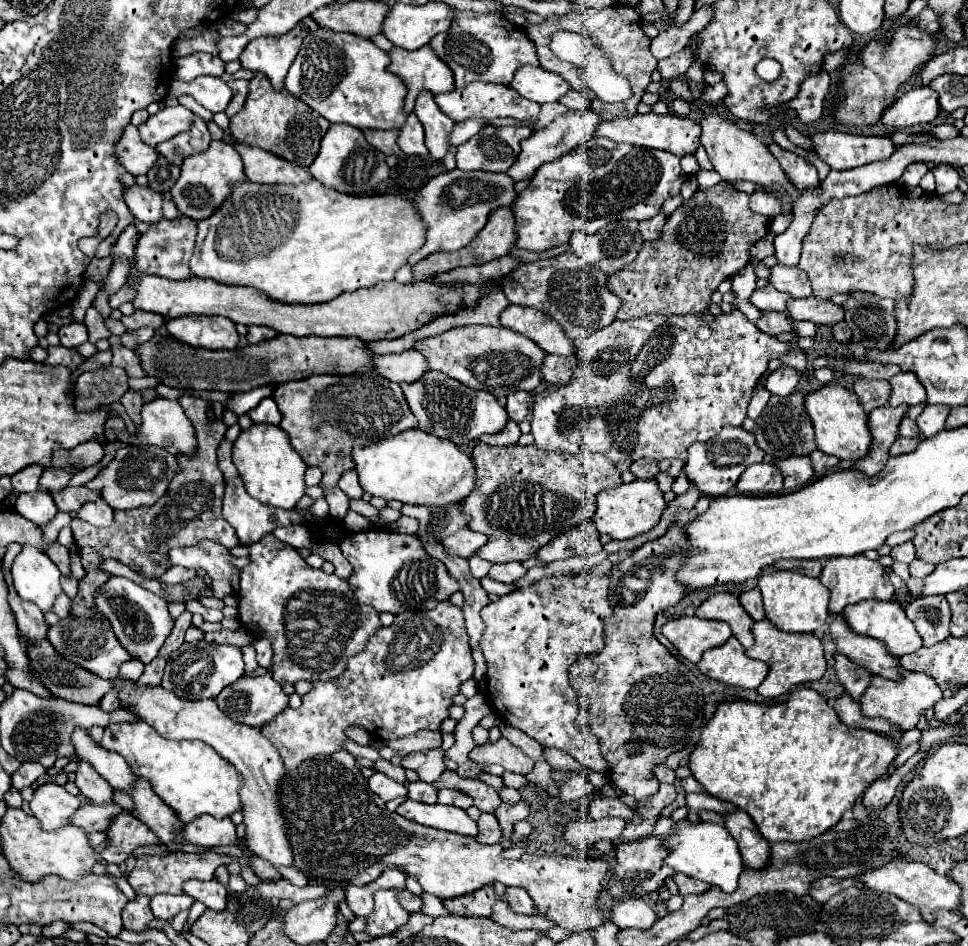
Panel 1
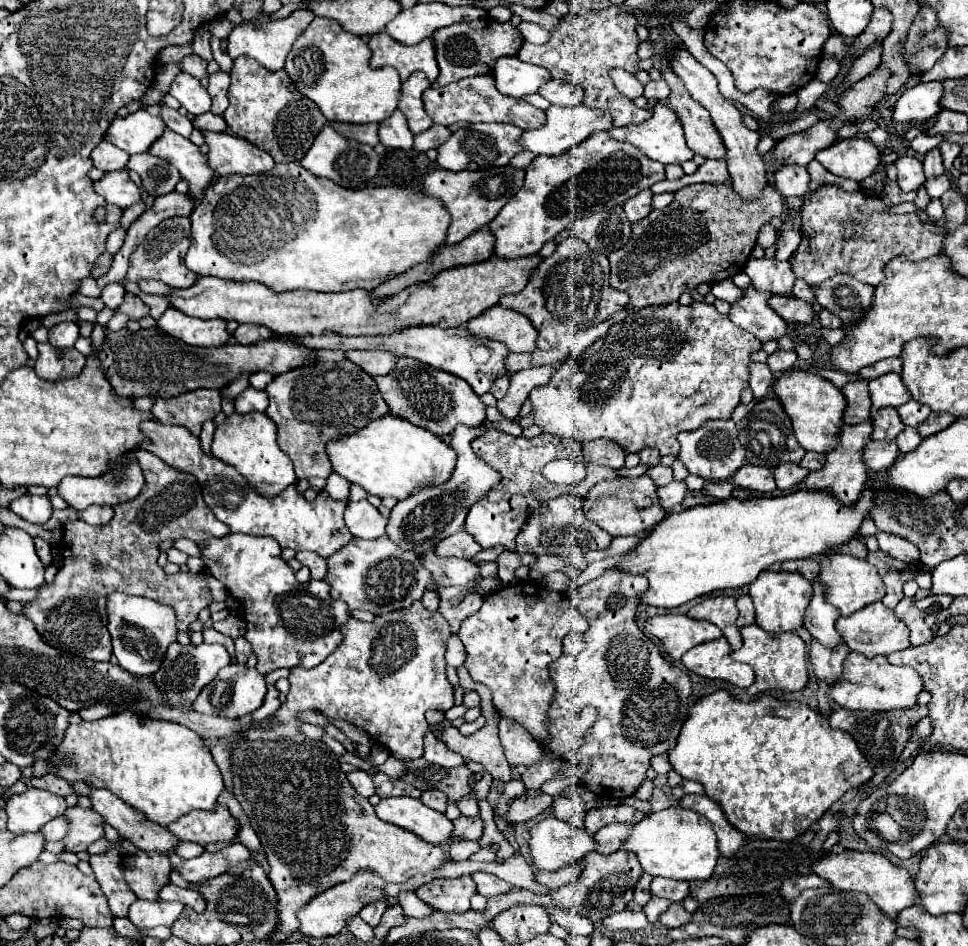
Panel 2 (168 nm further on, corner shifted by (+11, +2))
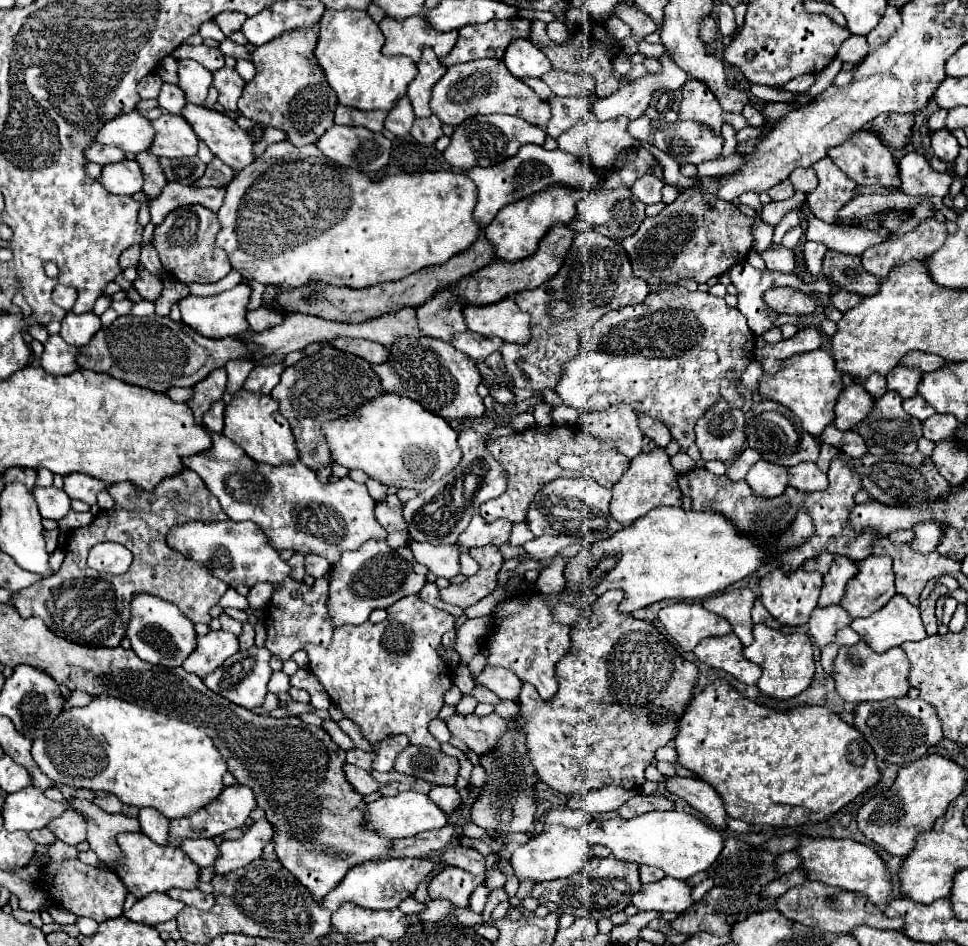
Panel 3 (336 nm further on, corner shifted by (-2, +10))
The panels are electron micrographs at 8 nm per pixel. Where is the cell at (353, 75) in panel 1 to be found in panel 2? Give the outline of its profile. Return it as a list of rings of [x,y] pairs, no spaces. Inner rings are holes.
[[[314,18],[312,24],[298,36],[288,58],[286,74],[294,86],[310,98],[328,122],[382,122],[398,108],[400,78],[394,68],[370,68],[370,48],[350,32],[344,32],[336,20]]]

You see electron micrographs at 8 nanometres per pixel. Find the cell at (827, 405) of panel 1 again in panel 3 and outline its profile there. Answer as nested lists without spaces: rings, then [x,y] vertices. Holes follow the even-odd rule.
[[[813,350],[807,354],[797,354],[795,358],[787,358],[783,362],[783,368],[775,374],[763,372],[759,378],[759,394],[763,400],[775,400],[783,406],[787,406],[803,424],[803,428],[819,438],[825,426],[829,426],[835,418],[835,402],[839,394],[843,392],[843,382],[841,374],[835,368],[833,358],[825,350]]]

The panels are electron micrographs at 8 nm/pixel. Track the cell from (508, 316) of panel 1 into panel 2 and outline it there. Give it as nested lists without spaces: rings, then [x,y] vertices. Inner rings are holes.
[[[500,304],[470,320],[468,330],[476,336],[504,342],[510,352],[532,352],[538,338],[538,332],[532,328],[532,322],[524,314],[506,310]]]

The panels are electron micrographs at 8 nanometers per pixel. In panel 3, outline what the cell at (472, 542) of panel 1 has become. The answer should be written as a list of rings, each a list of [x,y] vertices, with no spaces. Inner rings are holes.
[[[475,514],[467,526],[467,530],[459,536],[459,542],[465,548],[479,548],[479,546],[487,546],[487,544],[507,544],[511,536],[511,522],[507,522],[505,518],[499,518],[497,522],[483,522],[481,514]]]

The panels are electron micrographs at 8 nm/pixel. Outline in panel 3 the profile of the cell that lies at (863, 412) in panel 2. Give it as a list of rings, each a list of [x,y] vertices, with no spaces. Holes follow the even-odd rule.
[[[853,382],[845,386],[835,406],[833,426],[839,430],[853,430],[857,422],[861,422],[869,414],[871,406],[873,406],[873,398],[867,394],[867,390],[861,384]]]

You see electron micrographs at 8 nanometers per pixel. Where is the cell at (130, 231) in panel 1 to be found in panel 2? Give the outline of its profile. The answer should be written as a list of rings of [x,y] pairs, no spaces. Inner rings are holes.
[[[138,202],[138,204],[130,206],[130,208],[126,208],[124,214],[122,214],[122,220],[120,220],[120,228],[122,228],[122,230],[128,230],[128,228],[132,226],[132,222],[134,222],[144,210],[146,210],[146,208],[144,208],[144,202]]]

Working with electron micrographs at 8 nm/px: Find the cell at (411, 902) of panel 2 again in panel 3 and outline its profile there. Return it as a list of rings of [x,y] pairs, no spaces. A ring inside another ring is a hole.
[[[453,908],[453,914],[457,916],[457,920],[465,926],[481,926],[483,924],[483,916],[481,914],[475,914],[471,912],[469,908]]]

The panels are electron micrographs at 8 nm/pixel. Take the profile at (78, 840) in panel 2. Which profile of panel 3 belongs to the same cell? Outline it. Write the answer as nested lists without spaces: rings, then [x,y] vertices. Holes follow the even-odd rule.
[[[65,810],[59,818],[51,820],[47,824],[47,828],[55,834],[57,840],[65,842],[65,844],[79,844],[79,842],[85,842],[85,836],[87,836],[87,824],[85,824],[85,818],[75,812],[75,810]]]

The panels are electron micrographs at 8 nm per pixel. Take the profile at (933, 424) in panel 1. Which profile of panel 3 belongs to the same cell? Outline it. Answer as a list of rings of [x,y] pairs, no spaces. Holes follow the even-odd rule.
[[[917,394],[917,396],[913,396],[913,398],[903,400],[903,408],[905,408],[905,412],[907,412],[907,414],[911,414],[913,418],[917,418],[917,420],[921,420],[921,422],[935,414],[935,408],[933,408],[933,406],[929,406],[929,404],[919,396],[919,394]]]

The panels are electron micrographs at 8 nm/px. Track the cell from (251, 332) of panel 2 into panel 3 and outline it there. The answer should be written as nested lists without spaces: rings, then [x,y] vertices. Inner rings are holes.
[[[261,306],[247,312],[247,322],[253,332],[263,332],[267,328],[279,326],[283,322],[283,314],[279,314],[279,310],[271,310],[271,306]]]

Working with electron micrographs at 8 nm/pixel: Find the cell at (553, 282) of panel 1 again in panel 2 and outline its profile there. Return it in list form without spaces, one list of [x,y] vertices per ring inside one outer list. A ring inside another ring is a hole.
[[[570,236],[558,244],[552,256],[544,258],[540,266],[534,268],[522,292],[502,296],[500,298],[502,308],[510,308],[528,316],[534,328],[538,330],[538,350],[530,353],[511,352],[506,358],[508,372],[512,374],[530,366],[562,364],[568,354],[568,344],[560,344],[562,336],[600,324],[614,312],[622,310],[628,302],[628,296],[620,290],[614,290],[608,284],[608,274],[610,274],[608,258],[588,250],[586,244]]]

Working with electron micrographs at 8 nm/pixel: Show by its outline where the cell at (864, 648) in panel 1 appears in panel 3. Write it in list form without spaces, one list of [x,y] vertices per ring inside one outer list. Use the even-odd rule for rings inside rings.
[[[835,554],[833,556],[833,564],[829,574],[823,578],[823,588],[821,588],[821,596],[819,596],[819,606],[829,606],[829,604],[839,604],[843,594],[845,594],[845,586],[847,582],[857,574],[857,564],[855,560]]]

